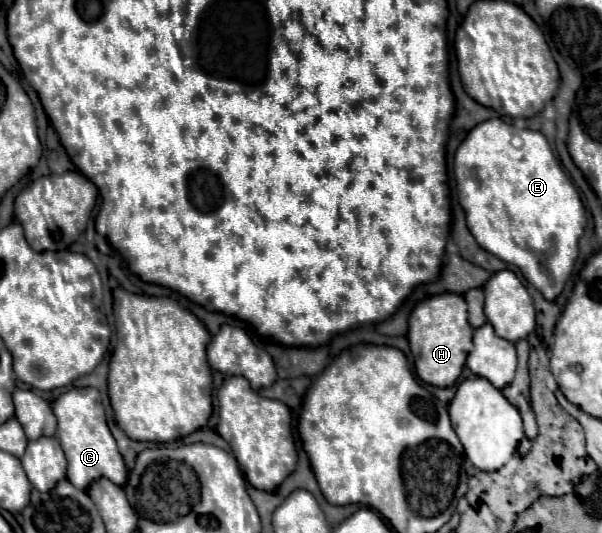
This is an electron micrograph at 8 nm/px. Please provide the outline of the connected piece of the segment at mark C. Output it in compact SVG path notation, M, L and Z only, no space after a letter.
M93 387L69 389L53 403L53 413L57 417L57 437L67 455L67 479L81 491L87 491L89 485L101 477L111 479L115 485L123 487L127 483L127 467L117 449L117 443L107 427L105 409L101 405L101 395Z

